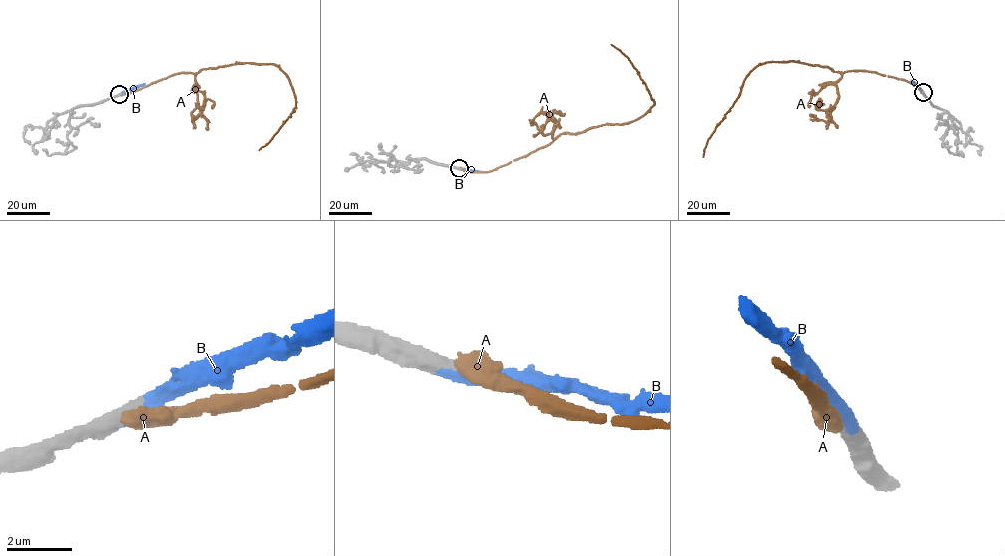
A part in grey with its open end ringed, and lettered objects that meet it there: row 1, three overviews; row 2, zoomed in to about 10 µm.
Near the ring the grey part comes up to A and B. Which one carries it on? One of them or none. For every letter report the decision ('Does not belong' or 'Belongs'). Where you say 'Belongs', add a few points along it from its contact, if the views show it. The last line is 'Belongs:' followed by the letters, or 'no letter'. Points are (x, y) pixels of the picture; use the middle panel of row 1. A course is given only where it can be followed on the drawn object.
A: Does not belong
B: Belongs. Its course: (458, 168), (487, 172)
Belongs: B

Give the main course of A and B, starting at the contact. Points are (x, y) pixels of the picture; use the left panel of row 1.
A: (119, 95), (182, 73), (194, 74), (236, 63), (273, 64), (287, 76), (296, 105), (268, 143), (259, 150)
B: (119, 94), (145, 83)

